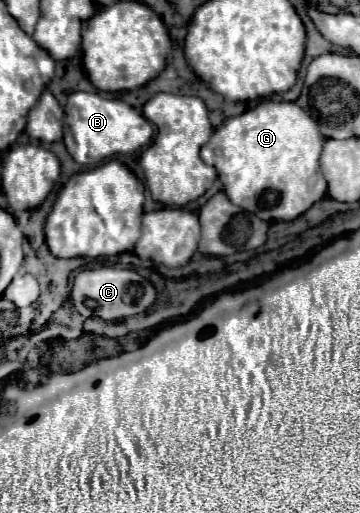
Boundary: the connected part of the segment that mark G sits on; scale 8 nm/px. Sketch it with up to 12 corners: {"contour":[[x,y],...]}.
{"contour":[[296,103],[224,121],[200,157],[234,205],[292,221],[326,195]]}

